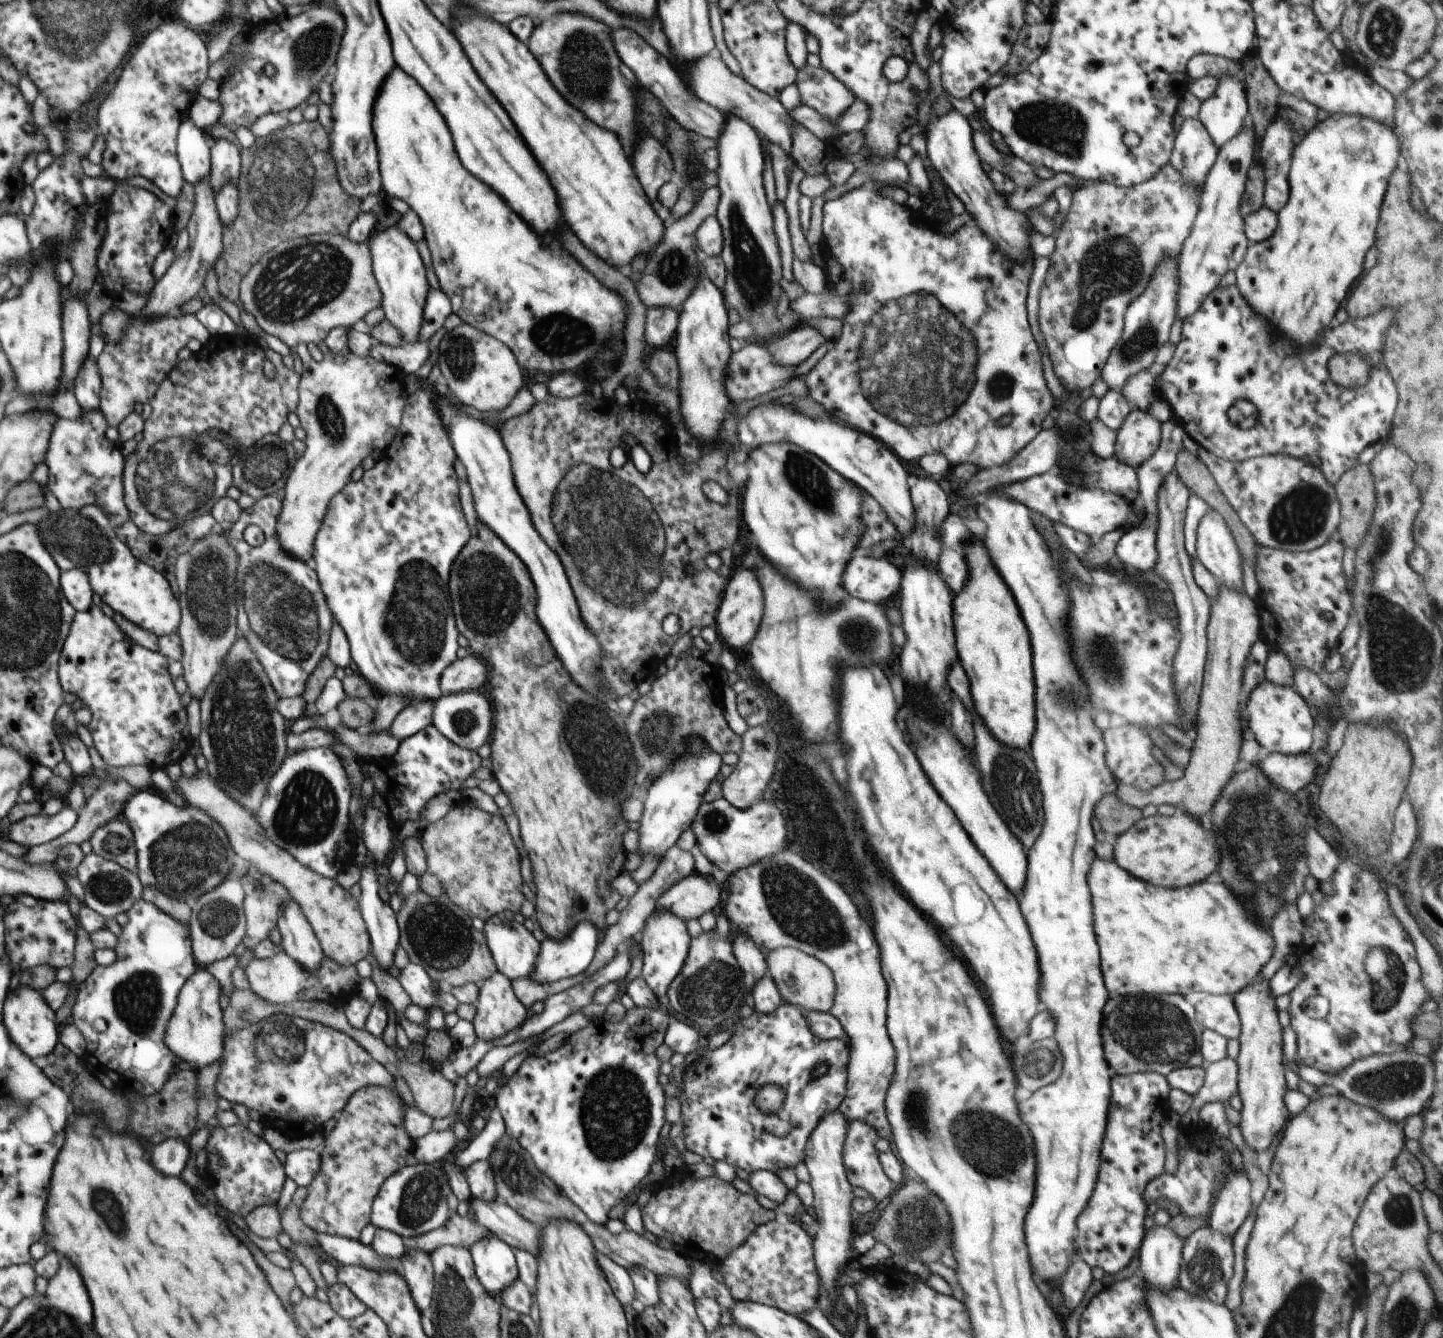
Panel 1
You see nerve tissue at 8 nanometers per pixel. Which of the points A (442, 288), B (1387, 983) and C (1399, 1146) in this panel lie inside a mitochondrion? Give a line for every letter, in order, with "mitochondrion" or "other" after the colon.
A: other
B: mitochondrion
C: other

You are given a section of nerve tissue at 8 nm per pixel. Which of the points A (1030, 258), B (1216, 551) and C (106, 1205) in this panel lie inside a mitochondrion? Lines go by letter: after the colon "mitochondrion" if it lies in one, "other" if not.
A: other
B: other
C: mitochondrion

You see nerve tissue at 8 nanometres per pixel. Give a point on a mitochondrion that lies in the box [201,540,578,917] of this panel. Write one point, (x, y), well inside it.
(241, 730)

